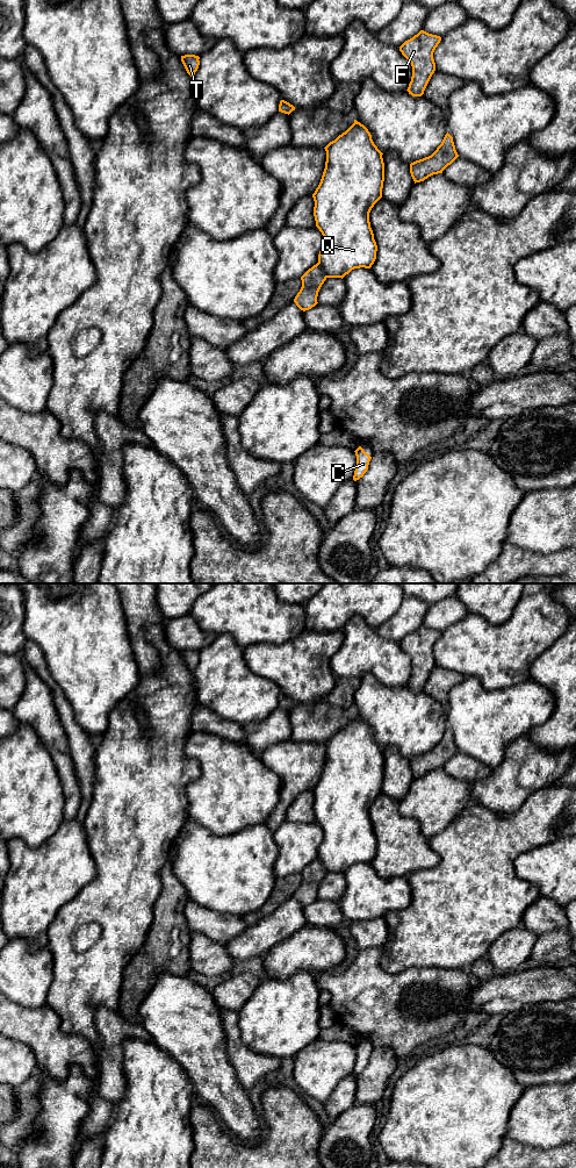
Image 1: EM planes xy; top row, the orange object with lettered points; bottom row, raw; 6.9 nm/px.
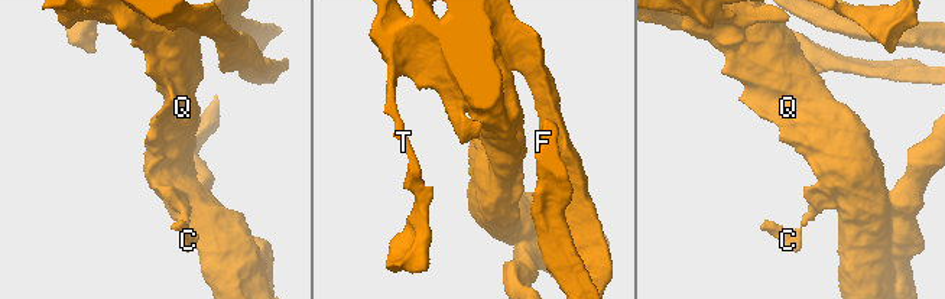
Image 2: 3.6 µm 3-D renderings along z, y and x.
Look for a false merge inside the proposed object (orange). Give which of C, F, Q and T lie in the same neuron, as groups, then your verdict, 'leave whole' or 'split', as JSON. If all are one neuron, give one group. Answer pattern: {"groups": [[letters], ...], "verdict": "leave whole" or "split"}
{"groups": [["C", "F", "T"], ["Q"]], "verdict": "split"}

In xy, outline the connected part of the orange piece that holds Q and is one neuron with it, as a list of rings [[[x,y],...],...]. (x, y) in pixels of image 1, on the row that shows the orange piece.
[[[354,123],[325,148],[325,169],[312,194],[316,227],[324,236],[318,264],[327,278],[344,278],[354,268],[370,268],[376,259],[377,245],[370,228],[369,213],[382,198],[384,163],[382,152],[368,129]]]

